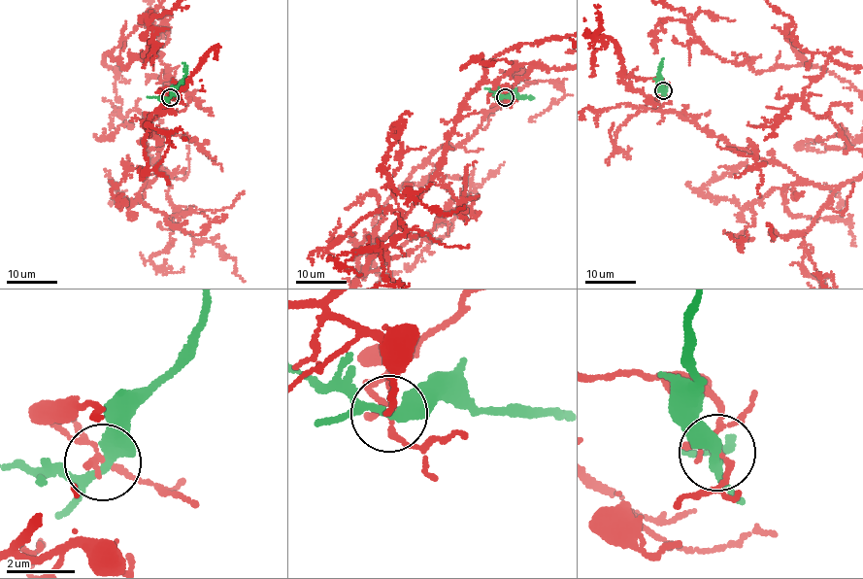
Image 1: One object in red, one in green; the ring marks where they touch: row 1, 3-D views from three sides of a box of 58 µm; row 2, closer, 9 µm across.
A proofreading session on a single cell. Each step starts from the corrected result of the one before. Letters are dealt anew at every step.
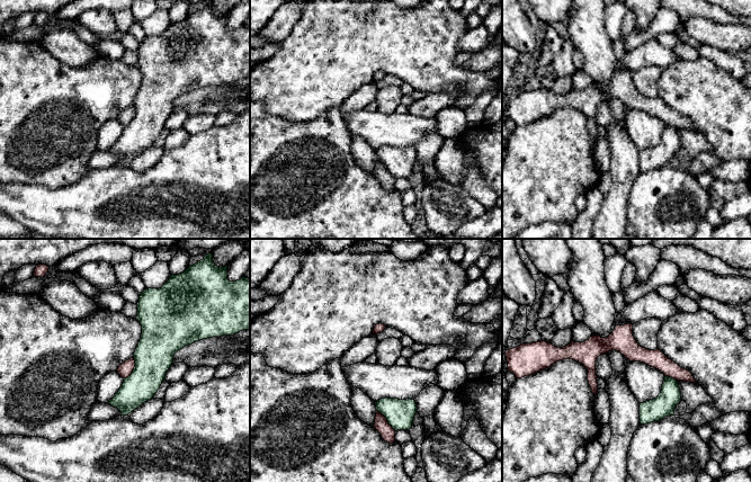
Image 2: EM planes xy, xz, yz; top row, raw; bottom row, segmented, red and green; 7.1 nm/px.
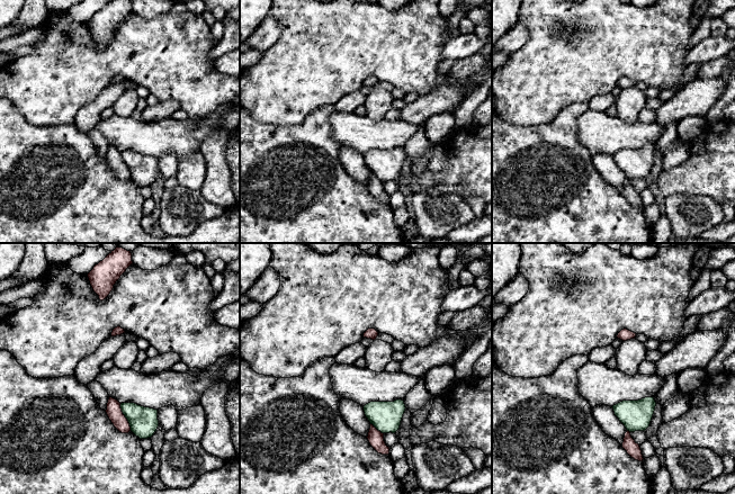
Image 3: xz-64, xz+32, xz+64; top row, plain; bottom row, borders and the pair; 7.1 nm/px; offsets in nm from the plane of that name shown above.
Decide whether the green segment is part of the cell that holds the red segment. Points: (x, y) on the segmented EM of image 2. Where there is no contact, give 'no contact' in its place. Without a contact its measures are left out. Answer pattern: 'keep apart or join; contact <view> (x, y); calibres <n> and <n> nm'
keep apart; contact xz (386, 420); calibres 100 and 200 nm

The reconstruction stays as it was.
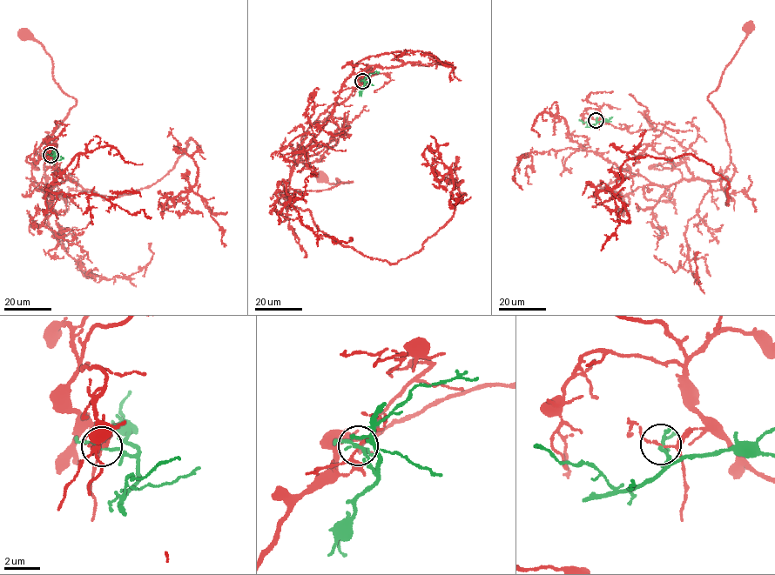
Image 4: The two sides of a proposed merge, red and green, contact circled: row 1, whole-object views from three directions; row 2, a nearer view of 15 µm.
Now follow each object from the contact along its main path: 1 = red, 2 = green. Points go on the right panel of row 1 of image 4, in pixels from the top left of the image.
1: (596, 120), (675, 138), (686, 149), (694, 177), (715, 181), (731, 163), (730, 146), (708, 96), (748, 27)
2: (596, 119), (596, 122), (590, 126), (579, 119)

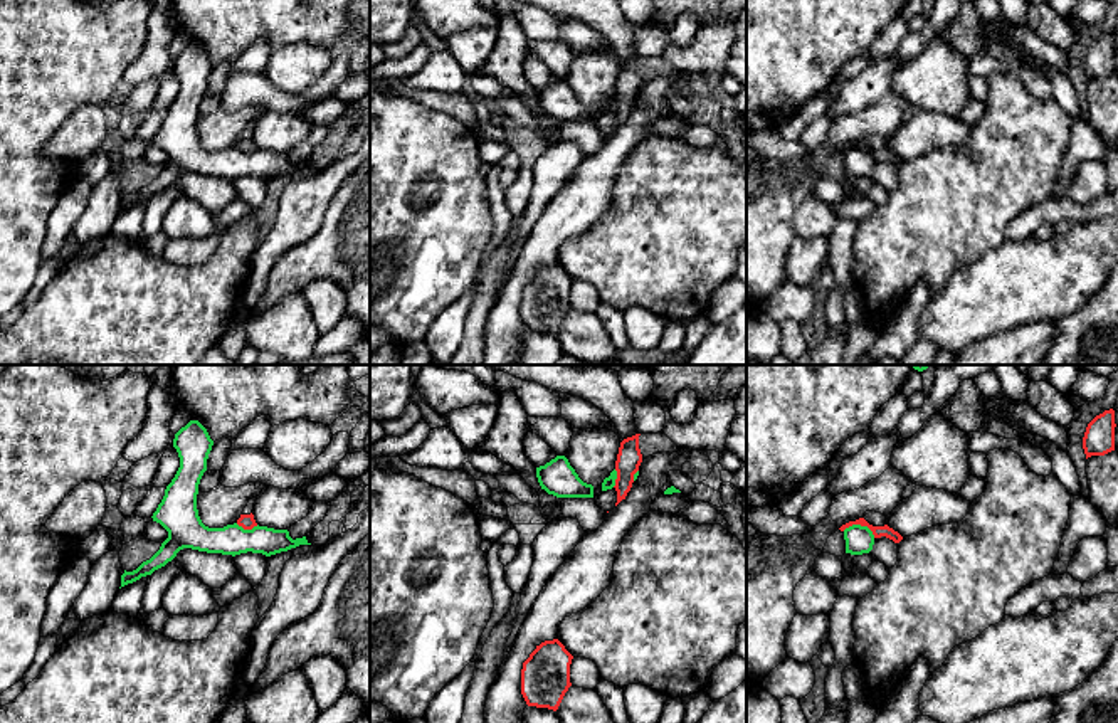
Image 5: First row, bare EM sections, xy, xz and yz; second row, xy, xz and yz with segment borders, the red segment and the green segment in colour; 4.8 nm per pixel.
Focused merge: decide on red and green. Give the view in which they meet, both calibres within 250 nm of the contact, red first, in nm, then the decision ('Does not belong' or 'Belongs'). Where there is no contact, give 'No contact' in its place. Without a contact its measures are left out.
Touches red in yz. Thickness 60 nm (red) against 130 nm. Does not belong

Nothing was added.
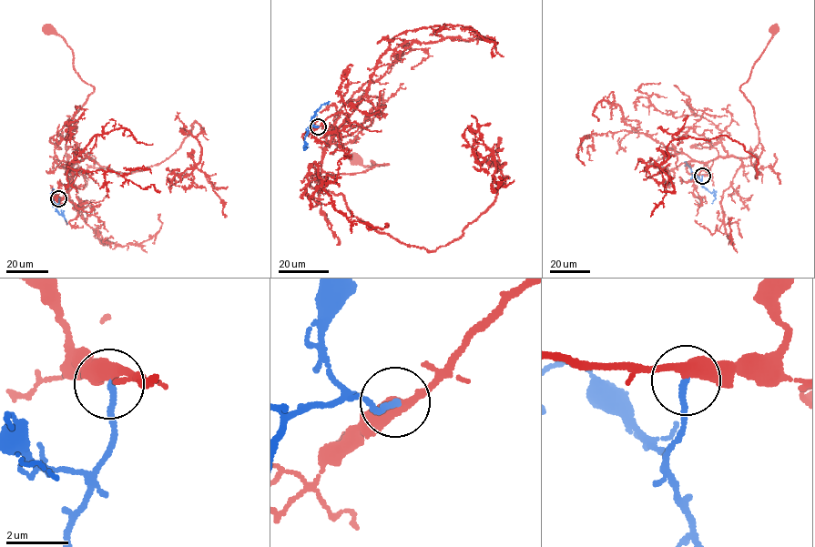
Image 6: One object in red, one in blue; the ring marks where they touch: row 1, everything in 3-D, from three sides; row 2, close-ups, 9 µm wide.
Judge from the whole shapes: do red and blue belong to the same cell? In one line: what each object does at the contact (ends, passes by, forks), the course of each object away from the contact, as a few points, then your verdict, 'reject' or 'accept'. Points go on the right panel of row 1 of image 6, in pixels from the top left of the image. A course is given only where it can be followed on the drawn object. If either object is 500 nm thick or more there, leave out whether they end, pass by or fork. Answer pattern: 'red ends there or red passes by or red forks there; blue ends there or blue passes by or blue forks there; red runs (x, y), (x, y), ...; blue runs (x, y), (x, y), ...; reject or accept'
red passes by; blue ends there; red runs (702, 175), (688, 173), (686, 162), (746, 157), (759, 143), (754, 110), (739, 89), (774, 29); blue runs (702, 176), (703, 186), (714, 194), (711, 203); accept

